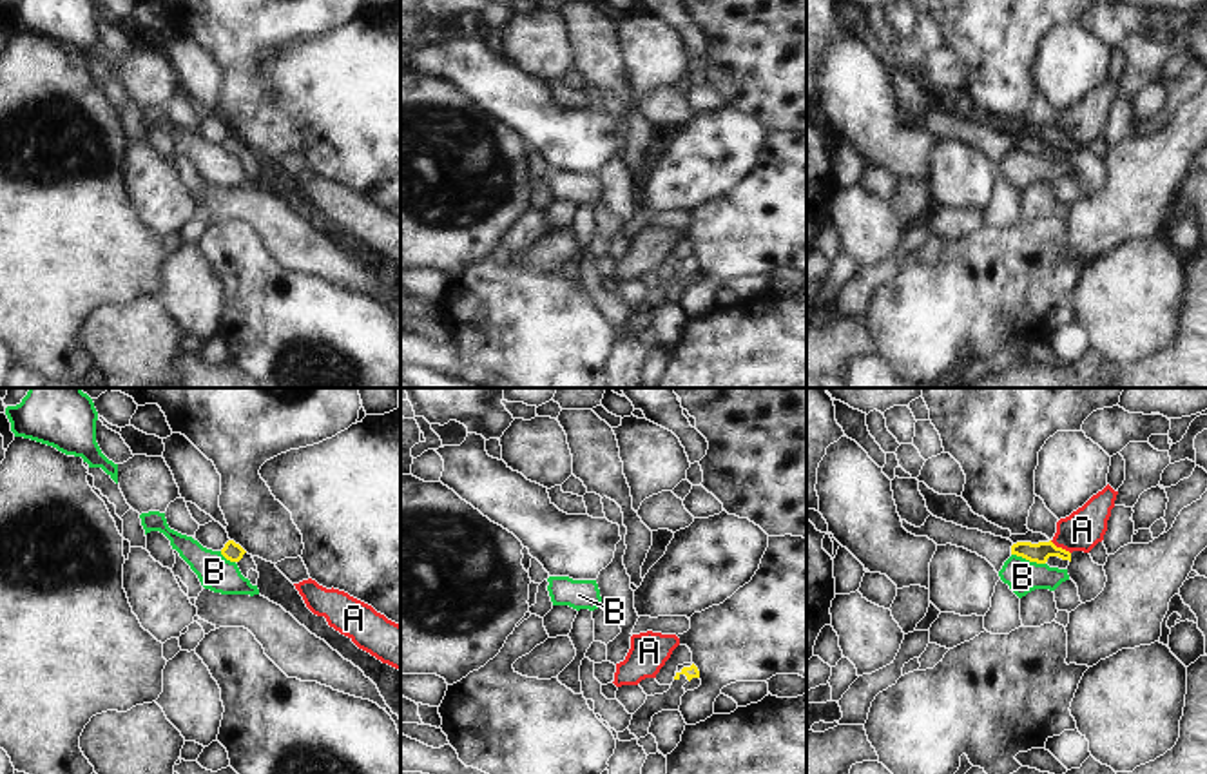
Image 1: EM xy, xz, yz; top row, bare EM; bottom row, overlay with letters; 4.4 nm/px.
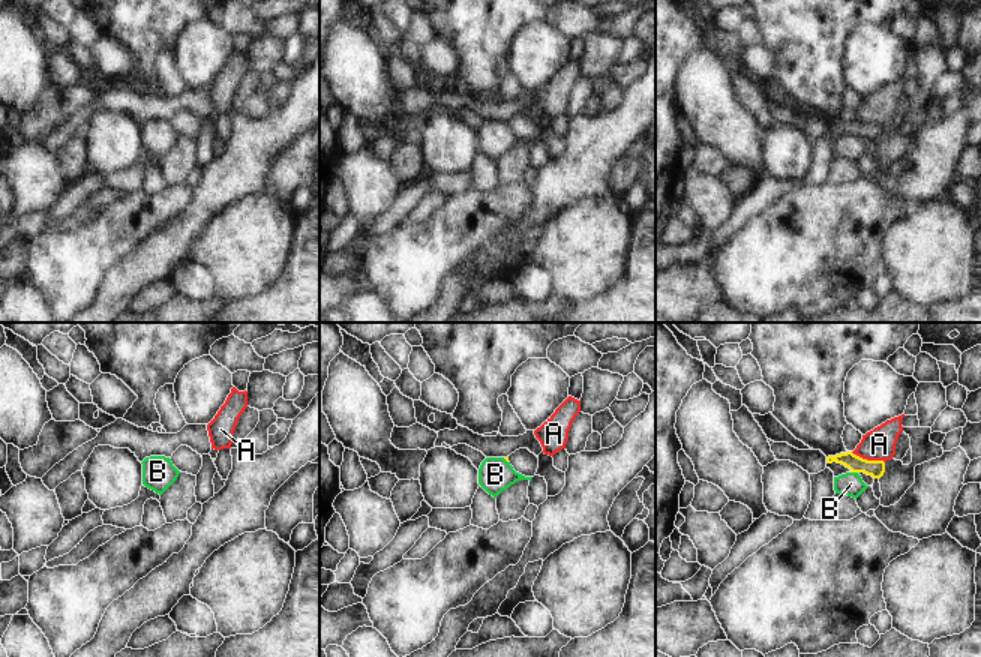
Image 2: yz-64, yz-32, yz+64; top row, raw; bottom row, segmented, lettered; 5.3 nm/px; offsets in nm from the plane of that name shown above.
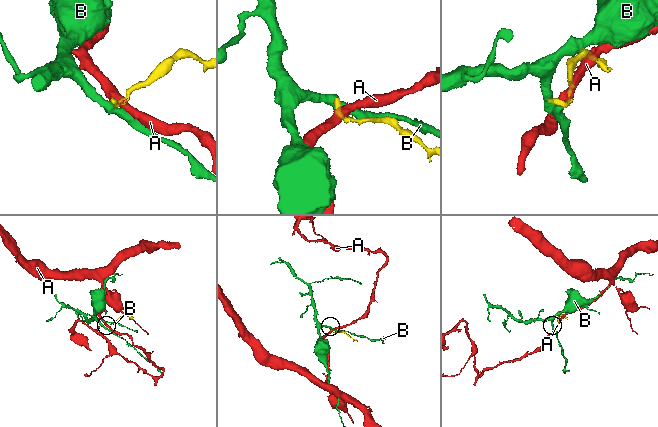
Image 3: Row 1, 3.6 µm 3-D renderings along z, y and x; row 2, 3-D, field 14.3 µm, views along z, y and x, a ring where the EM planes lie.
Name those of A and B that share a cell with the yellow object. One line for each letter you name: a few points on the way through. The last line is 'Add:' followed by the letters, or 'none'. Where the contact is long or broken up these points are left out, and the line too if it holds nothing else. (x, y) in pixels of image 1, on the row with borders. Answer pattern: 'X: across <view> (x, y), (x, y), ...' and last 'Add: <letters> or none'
Add: none

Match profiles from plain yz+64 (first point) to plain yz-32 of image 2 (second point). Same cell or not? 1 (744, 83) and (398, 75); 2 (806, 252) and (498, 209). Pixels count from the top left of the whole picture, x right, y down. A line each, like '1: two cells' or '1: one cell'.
1: one cell
2: one cell

